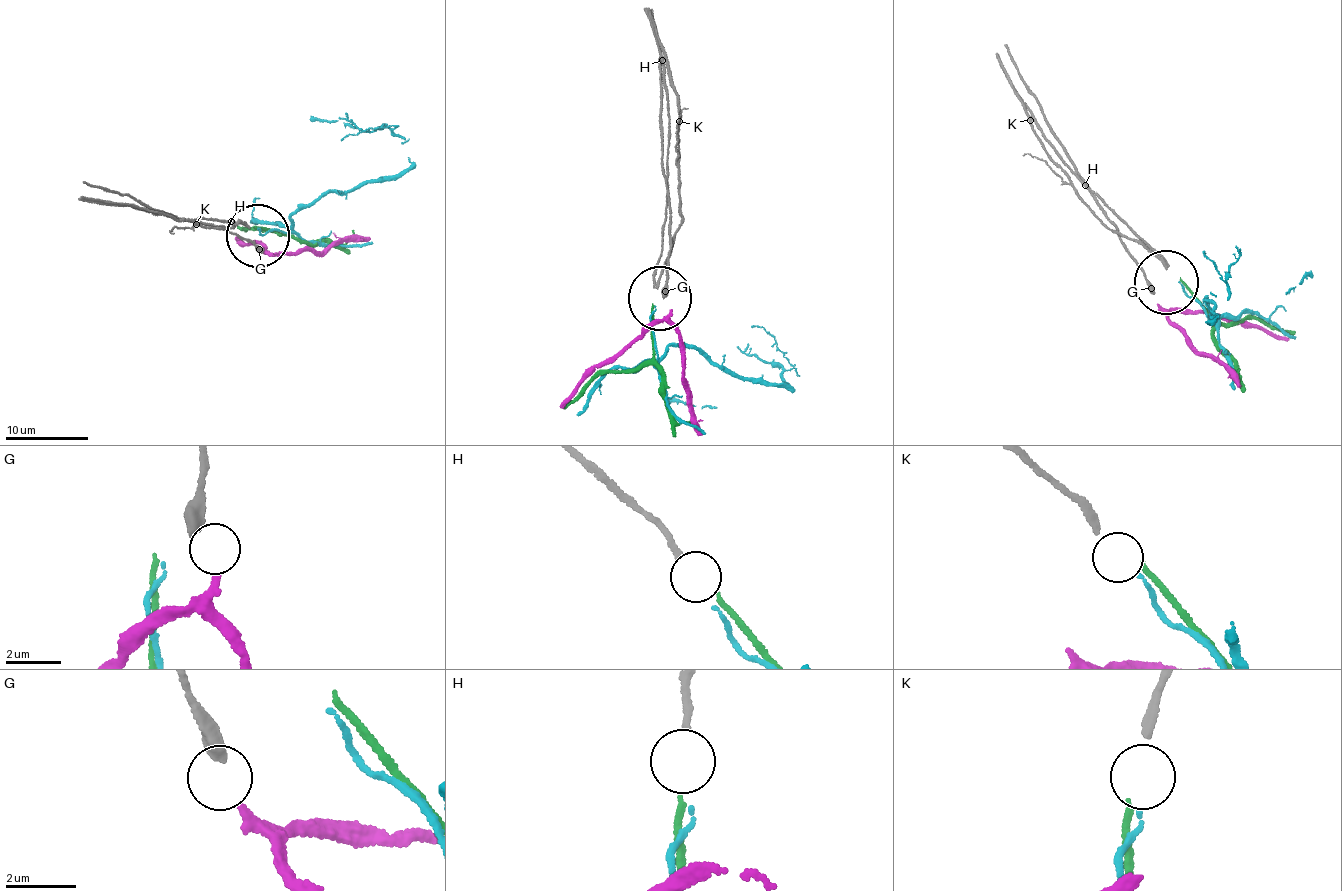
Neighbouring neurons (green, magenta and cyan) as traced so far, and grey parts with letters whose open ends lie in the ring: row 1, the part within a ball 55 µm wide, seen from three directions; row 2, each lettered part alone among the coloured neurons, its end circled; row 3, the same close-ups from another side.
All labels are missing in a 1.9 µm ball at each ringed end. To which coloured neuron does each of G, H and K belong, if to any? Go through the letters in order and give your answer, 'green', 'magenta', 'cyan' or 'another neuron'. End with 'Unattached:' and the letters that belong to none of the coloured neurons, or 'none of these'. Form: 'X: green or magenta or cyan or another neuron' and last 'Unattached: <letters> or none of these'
G: magenta
H: green
K: cyan
Unattached: none of these

